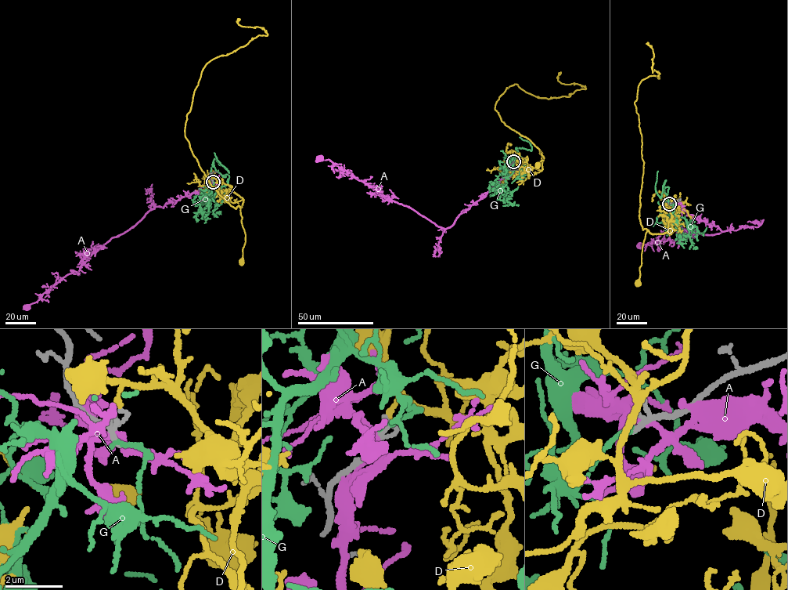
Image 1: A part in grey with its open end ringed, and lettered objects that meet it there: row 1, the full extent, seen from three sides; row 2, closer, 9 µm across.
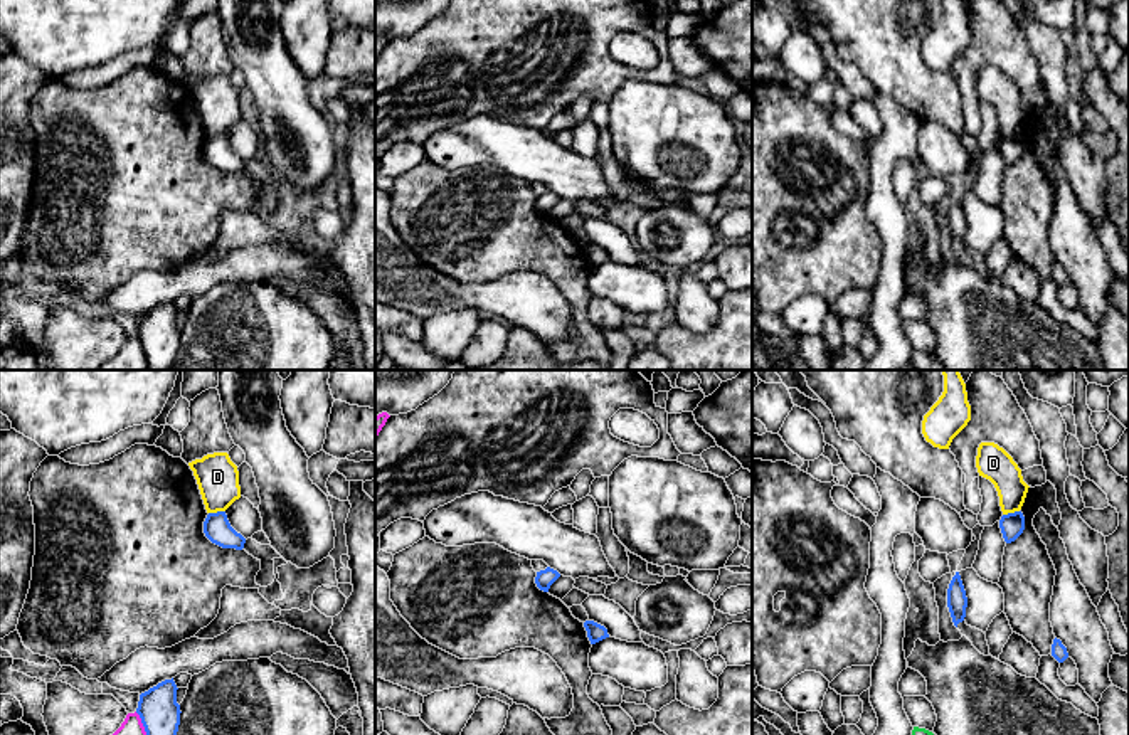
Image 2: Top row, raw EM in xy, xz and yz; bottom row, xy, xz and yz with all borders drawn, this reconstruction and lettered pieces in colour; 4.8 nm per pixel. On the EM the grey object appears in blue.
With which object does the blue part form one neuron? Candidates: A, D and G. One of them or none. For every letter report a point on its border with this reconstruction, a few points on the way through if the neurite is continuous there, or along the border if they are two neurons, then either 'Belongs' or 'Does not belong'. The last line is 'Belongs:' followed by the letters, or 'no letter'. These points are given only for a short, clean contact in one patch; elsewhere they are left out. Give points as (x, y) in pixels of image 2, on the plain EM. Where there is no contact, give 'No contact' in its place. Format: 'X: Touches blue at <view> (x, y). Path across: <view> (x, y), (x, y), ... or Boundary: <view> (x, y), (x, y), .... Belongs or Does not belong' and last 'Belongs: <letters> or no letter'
A: Touches blue at xy (145, 352). Boundary: xy (135, 335), (148, 369). Does not belong
D: Touches blue at xy (217, 135). Boundary: xy (224, 133), (209, 137). Does not belong
G: No contact. Does not belong
Belongs: no letter

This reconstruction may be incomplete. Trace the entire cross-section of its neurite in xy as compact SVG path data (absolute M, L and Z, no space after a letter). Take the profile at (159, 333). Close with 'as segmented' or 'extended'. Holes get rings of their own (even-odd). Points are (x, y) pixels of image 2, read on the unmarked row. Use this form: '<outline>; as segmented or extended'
M172 301L140 318L136 336L145 350L148 370L168 370L175 363L182 336L177 313Z; as segmented

